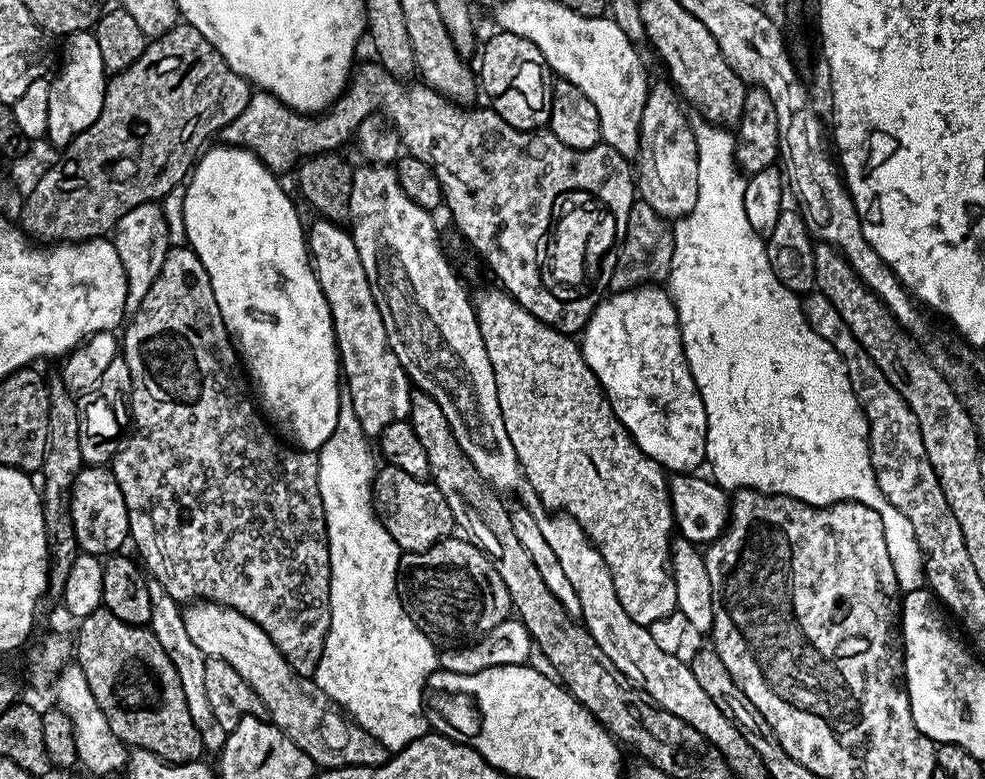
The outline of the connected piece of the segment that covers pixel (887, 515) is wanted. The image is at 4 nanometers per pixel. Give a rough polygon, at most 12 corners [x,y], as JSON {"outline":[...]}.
{"outline":[[727,127],[698,202],[667,291],[725,490],[878,510],[843,358],[774,274]]}

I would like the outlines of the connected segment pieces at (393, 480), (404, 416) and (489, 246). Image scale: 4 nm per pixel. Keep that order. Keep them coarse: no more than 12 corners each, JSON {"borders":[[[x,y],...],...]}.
{"borders":[[[384,466],[372,504],[404,552],[454,532],[436,485]],[[351,231],[306,239],[330,306],[346,394],[365,436],[409,419],[390,346]],[[362,64],[319,114],[253,91],[223,143],[271,172],[384,111],[534,318],[583,333],[638,184],[491,106]]]}

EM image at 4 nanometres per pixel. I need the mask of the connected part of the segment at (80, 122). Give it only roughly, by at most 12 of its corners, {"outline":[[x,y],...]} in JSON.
{"outline":[[95,31],[63,41],[46,140],[67,149],[102,114],[109,77]]}

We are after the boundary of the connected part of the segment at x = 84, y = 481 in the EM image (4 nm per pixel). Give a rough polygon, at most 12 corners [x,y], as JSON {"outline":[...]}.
{"outline":[[81,467],[70,493],[77,549],[102,558],[129,539],[111,469]]}

